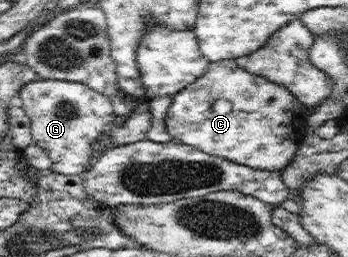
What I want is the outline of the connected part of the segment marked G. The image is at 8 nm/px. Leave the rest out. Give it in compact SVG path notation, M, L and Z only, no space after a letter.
M38 79L24 85L18 96L21 98L21 106L31 123L33 144L42 147L48 153L52 161L50 169L64 175L84 173L89 167L90 159L92 159L92 143L116 125L117 113L114 111L112 100L82 83Z

